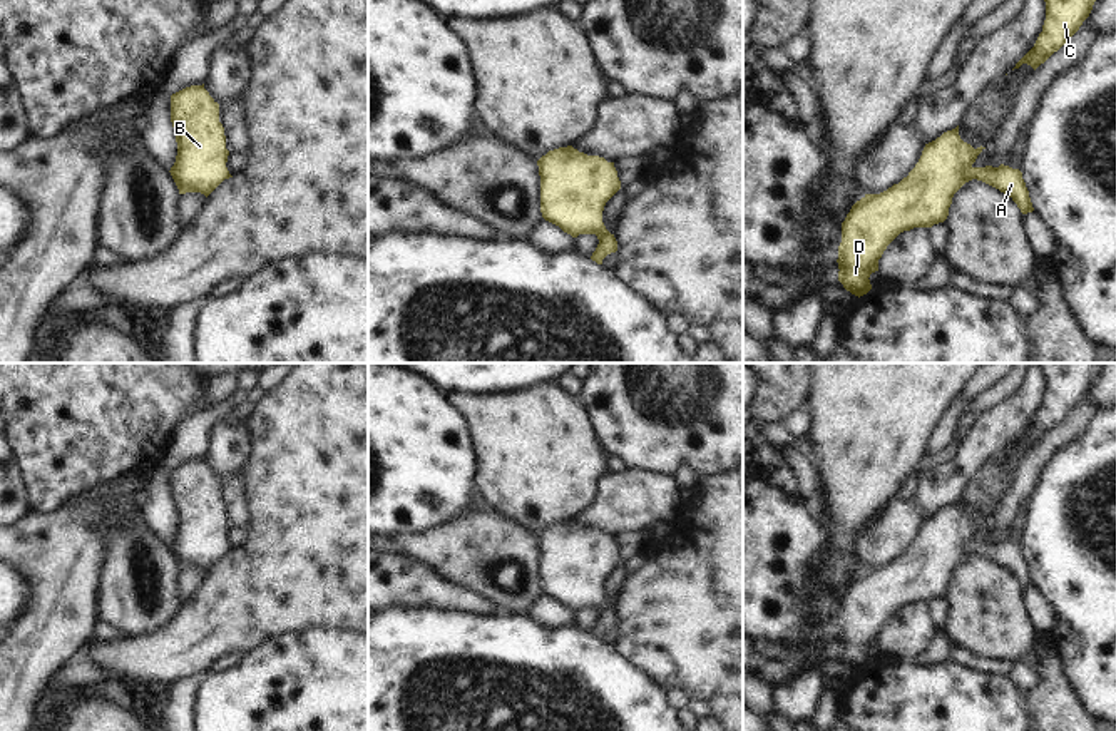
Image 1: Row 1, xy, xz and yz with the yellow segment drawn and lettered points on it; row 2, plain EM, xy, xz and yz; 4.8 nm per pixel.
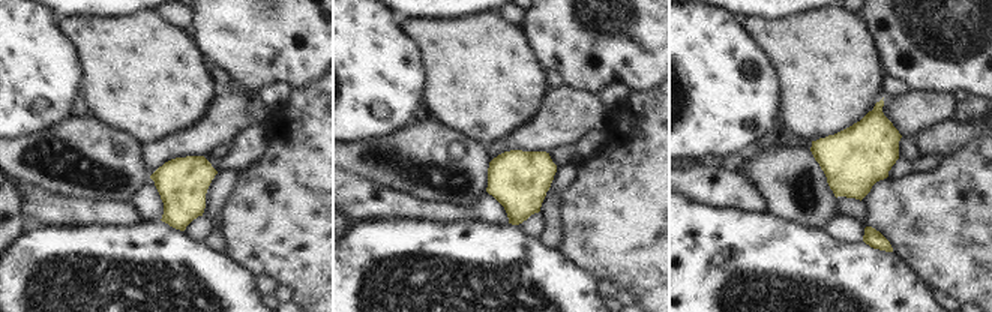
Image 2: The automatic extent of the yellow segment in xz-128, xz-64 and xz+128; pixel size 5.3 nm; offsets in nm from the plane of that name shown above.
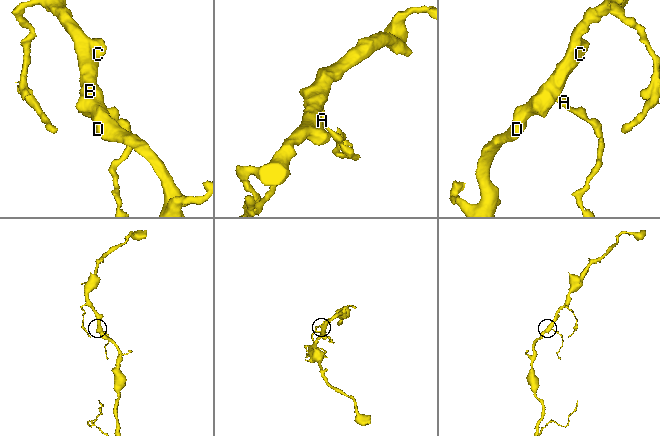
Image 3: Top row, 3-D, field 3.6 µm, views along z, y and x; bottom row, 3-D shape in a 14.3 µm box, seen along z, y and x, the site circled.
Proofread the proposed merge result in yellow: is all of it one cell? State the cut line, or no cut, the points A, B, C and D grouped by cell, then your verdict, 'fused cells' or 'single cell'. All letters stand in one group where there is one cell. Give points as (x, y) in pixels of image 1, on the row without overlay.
no cut | A B C D | single cell

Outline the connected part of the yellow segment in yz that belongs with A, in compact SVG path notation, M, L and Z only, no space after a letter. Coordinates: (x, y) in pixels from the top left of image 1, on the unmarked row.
M959 500L925 519L915 542L880 569L865 569L842 597L838 656L855 671L872 664L870 649L887 621L904 606L932 602L949 590L954 569L969 555L982 555L1007 569L1022 589L1032 587L1029 565L1019 544L974 542L985 522L974 524L959 510Z

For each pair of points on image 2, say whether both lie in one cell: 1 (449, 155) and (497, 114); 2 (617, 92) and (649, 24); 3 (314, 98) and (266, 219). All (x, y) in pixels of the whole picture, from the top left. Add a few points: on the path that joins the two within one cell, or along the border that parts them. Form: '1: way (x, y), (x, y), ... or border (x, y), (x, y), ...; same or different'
1: border (435, 122), (455, 128), (483, 146); different
2: border (631, 90), (619, 83), (610, 83), (595, 95); different
3: way (314, 128), (314, 171), (296, 189); same

